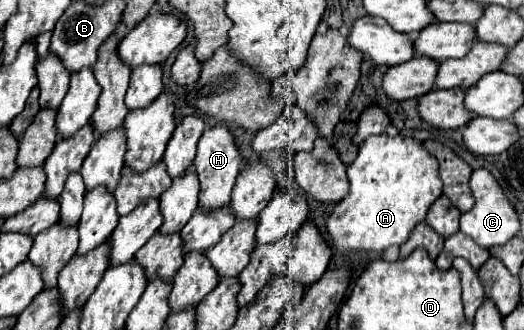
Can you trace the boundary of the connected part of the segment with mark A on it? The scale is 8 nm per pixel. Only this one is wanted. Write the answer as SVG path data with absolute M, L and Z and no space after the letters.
M371 135L361 147L357 159L347 169L351 191L337 203L327 219L327 231L333 247L343 255L351 251L383 251L407 241L413 227L425 221L429 207L443 193L439 163L421 141L413 137Z

